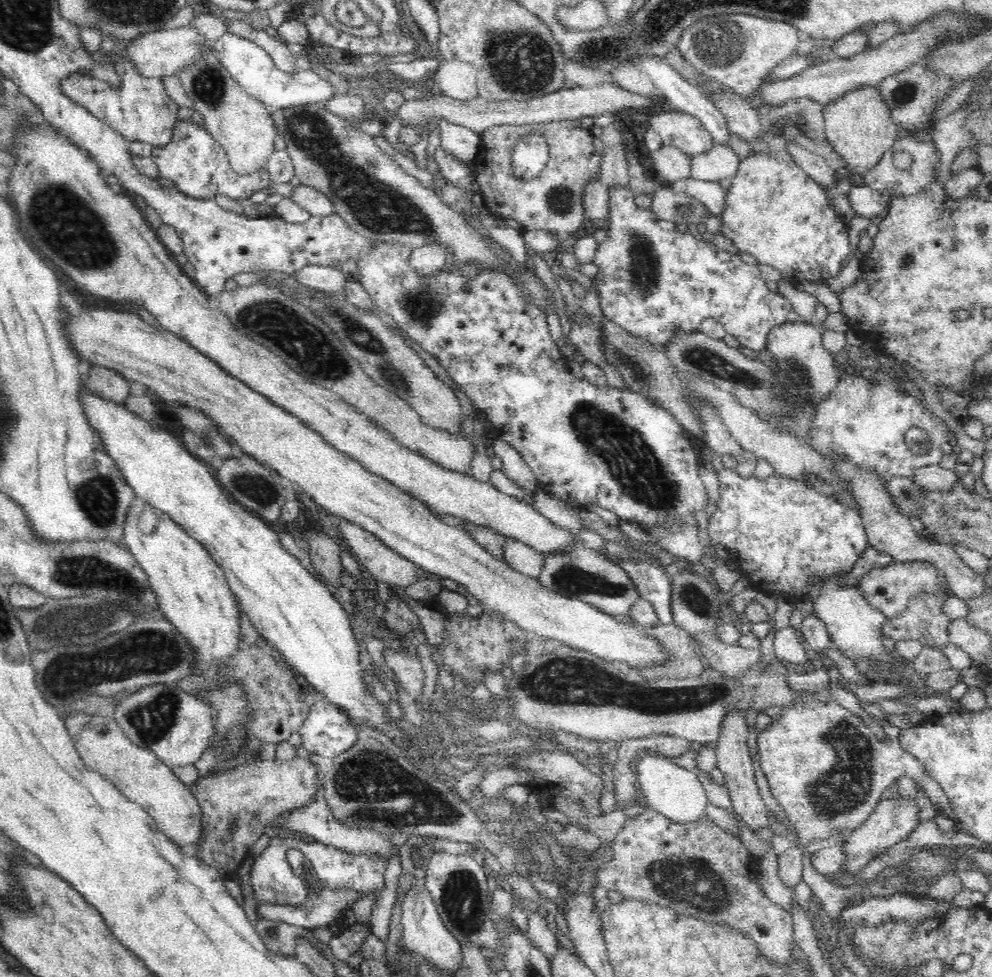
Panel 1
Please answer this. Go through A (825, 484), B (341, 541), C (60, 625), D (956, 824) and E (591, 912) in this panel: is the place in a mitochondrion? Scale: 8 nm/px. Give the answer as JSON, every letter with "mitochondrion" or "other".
{"A":"mitochondrion","B":"other","C":"mitochondrion","D":"other","E":"other"}

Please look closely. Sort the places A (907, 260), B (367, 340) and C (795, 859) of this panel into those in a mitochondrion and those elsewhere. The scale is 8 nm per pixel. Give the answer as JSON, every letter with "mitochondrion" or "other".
{"A":"mitochondrion","B":"mitochondrion","C":"other"}

